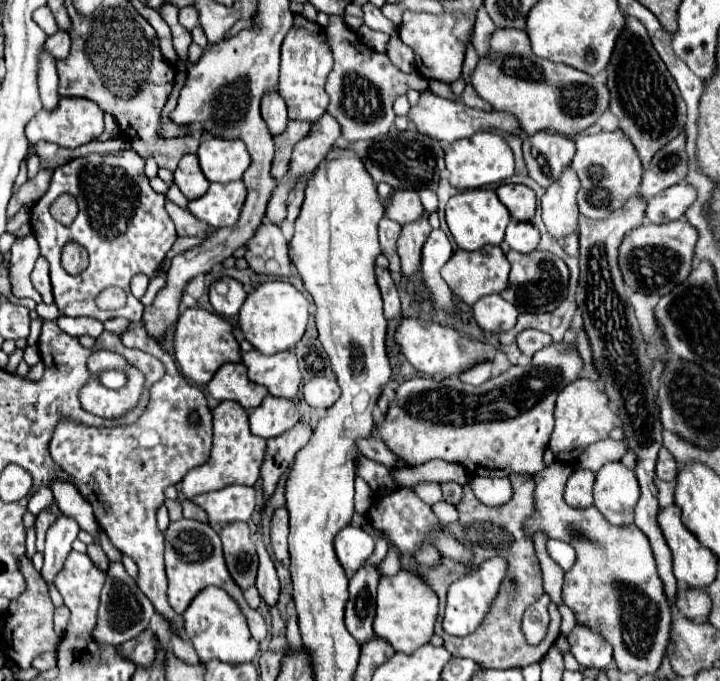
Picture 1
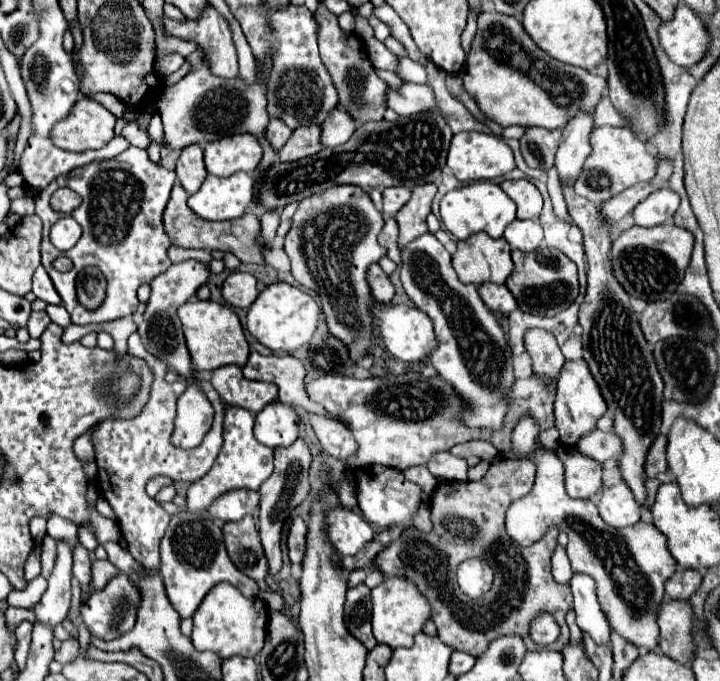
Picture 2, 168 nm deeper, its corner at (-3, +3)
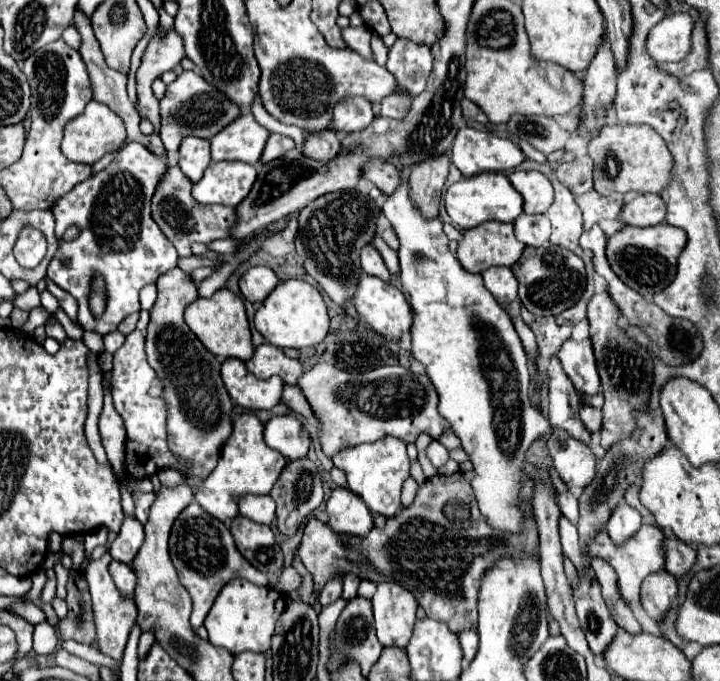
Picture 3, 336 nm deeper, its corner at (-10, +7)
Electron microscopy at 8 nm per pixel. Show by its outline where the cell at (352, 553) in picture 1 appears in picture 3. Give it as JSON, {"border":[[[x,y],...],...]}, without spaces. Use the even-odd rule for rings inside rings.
{"border":[[[334,489],[326,503],[326,511],[330,513],[328,525],[334,533],[366,537],[374,527],[368,507],[348,489]]]}

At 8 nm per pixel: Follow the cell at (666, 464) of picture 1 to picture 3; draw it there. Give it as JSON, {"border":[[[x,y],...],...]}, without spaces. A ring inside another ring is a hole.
{"border":[[[640,411],[636,415],[638,419],[638,427],[634,431],[634,435],[630,439],[618,441],[614,447],[610,447],[606,451],[606,457],[600,459],[598,463],[598,473],[592,481],[592,485],[588,485],[582,495],[580,495],[580,521],[578,521],[578,533],[580,533],[580,545],[582,551],[586,555],[586,545],[590,543],[590,539],[594,537],[594,533],[606,525],[606,521],[610,519],[614,507],[618,503],[622,503],[622,495],[624,491],[638,481],[638,477],[642,475],[642,467],[644,463],[648,463],[654,455],[658,455],[658,451],[662,451],[668,445],[668,435],[666,435],[666,425],[664,425],[664,417],[654,413],[654,411]]]}

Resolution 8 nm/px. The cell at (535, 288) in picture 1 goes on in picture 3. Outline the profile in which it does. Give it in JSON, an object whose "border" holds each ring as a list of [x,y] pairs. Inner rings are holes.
{"border":[[[552,243],[538,249],[526,247],[518,263],[512,267],[512,273],[520,283],[518,297],[522,305],[534,315],[560,315],[562,311],[578,303],[586,287],[586,273],[582,259],[572,251],[566,251],[564,247]]]}

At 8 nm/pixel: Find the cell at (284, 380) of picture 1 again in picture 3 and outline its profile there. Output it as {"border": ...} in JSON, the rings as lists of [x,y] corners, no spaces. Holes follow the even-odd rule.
{"border":[[[268,343],[256,347],[256,353],[250,361],[246,361],[246,367],[258,379],[270,379],[272,375],[278,375],[290,385],[298,385],[298,377],[304,373],[304,367],[298,359],[286,357],[278,347]]]}

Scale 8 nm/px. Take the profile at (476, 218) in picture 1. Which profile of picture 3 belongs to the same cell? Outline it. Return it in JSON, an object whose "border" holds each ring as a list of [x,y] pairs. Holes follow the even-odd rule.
{"border":[[[480,173],[476,177],[452,183],[444,195],[446,211],[454,225],[460,229],[478,227],[484,221],[500,221],[512,223],[522,213],[522,195],[514,191],[512,183],[502,173]]]}

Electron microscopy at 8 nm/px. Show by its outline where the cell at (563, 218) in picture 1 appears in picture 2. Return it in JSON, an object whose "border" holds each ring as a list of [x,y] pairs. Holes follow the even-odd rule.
{"border":[[[579,111],[579,115],[575,115],[571,123],[565,125],[555,157],[555,167],[559,171],[561,181],[579,177],[581,167],[591,153],[589,135],[595,129],[593,119],[595,117],[591,111]]]}

